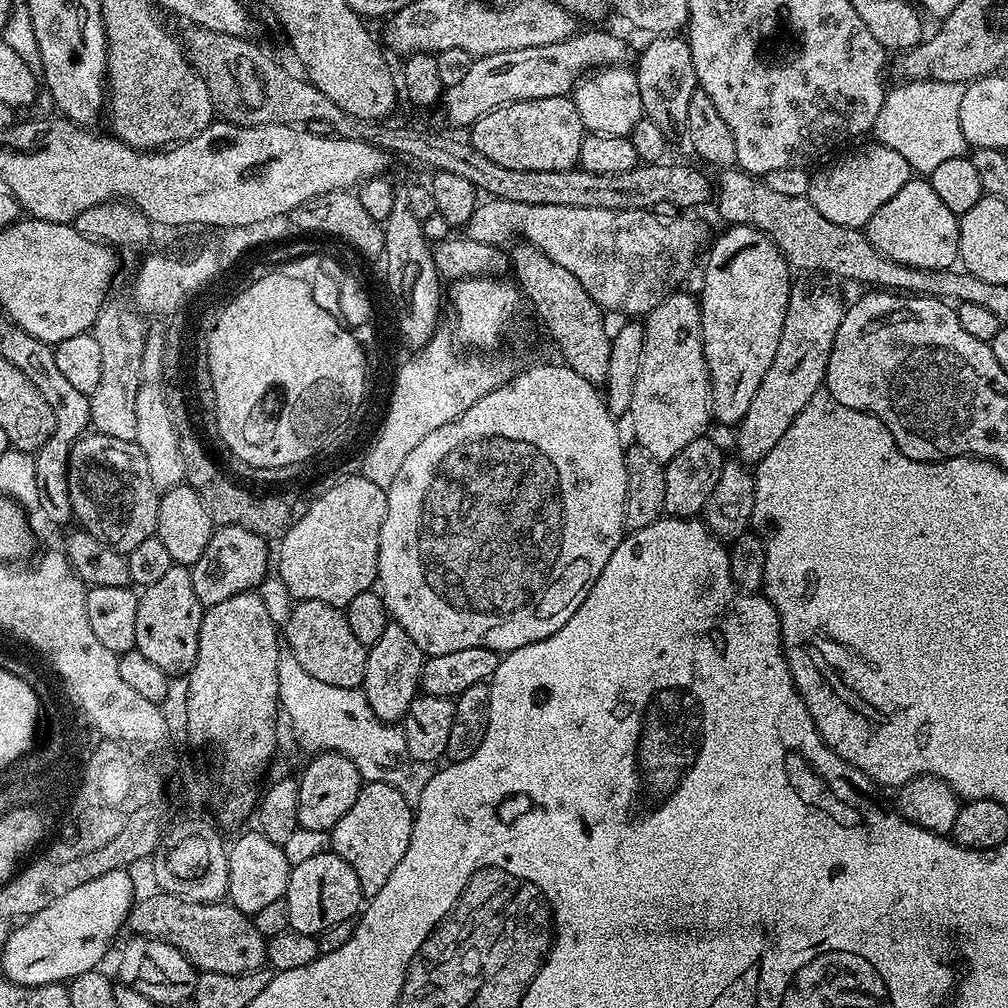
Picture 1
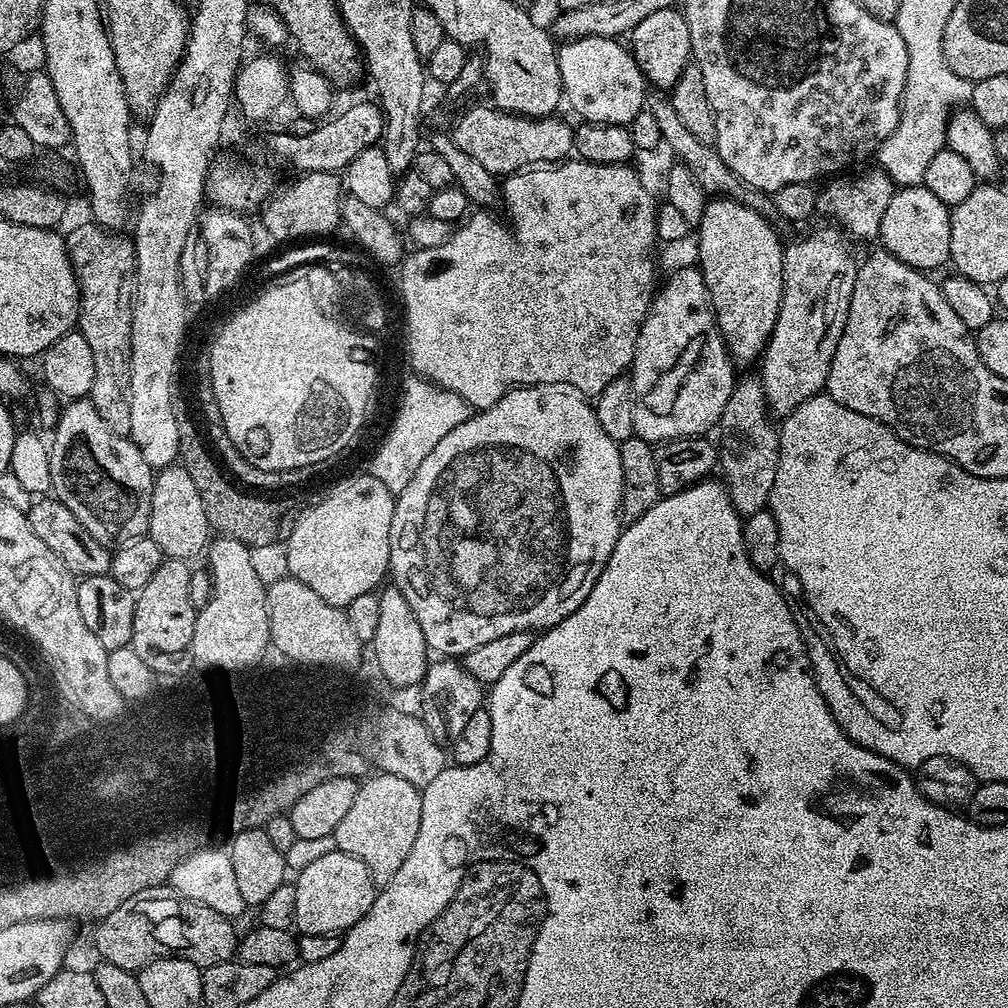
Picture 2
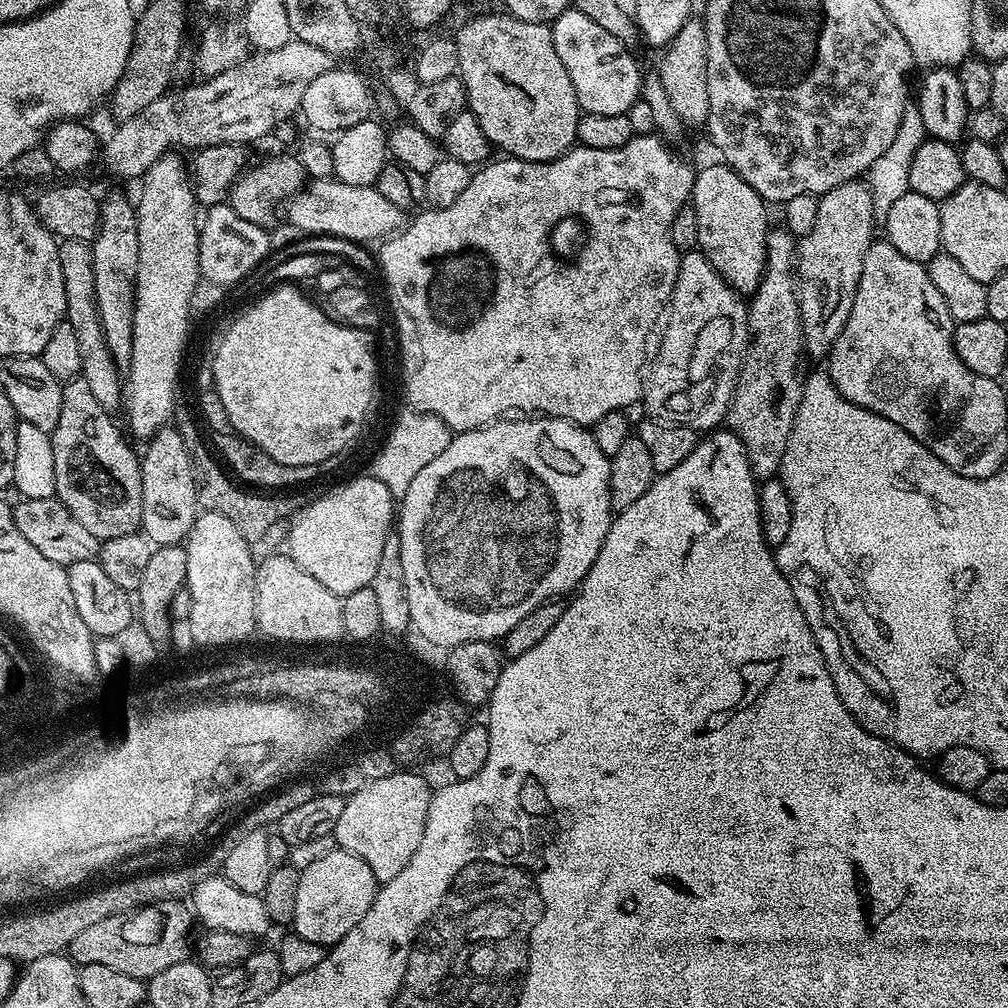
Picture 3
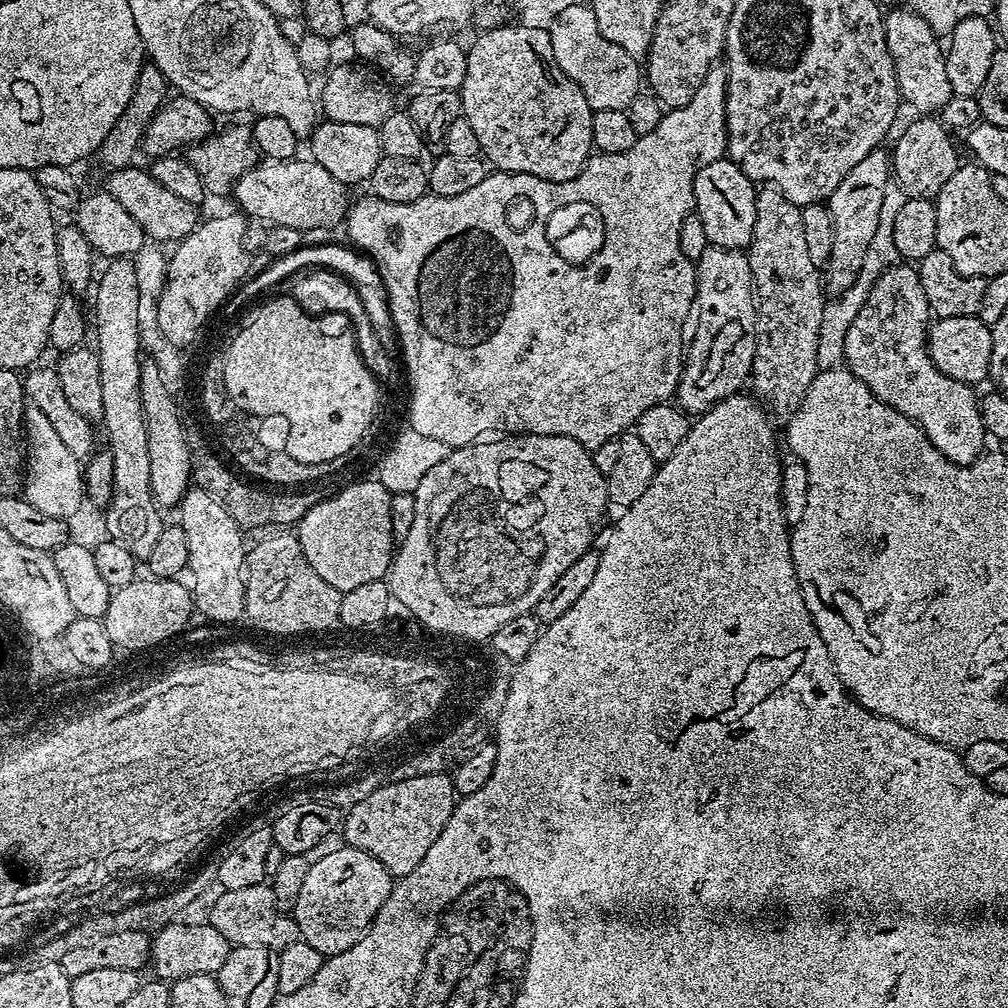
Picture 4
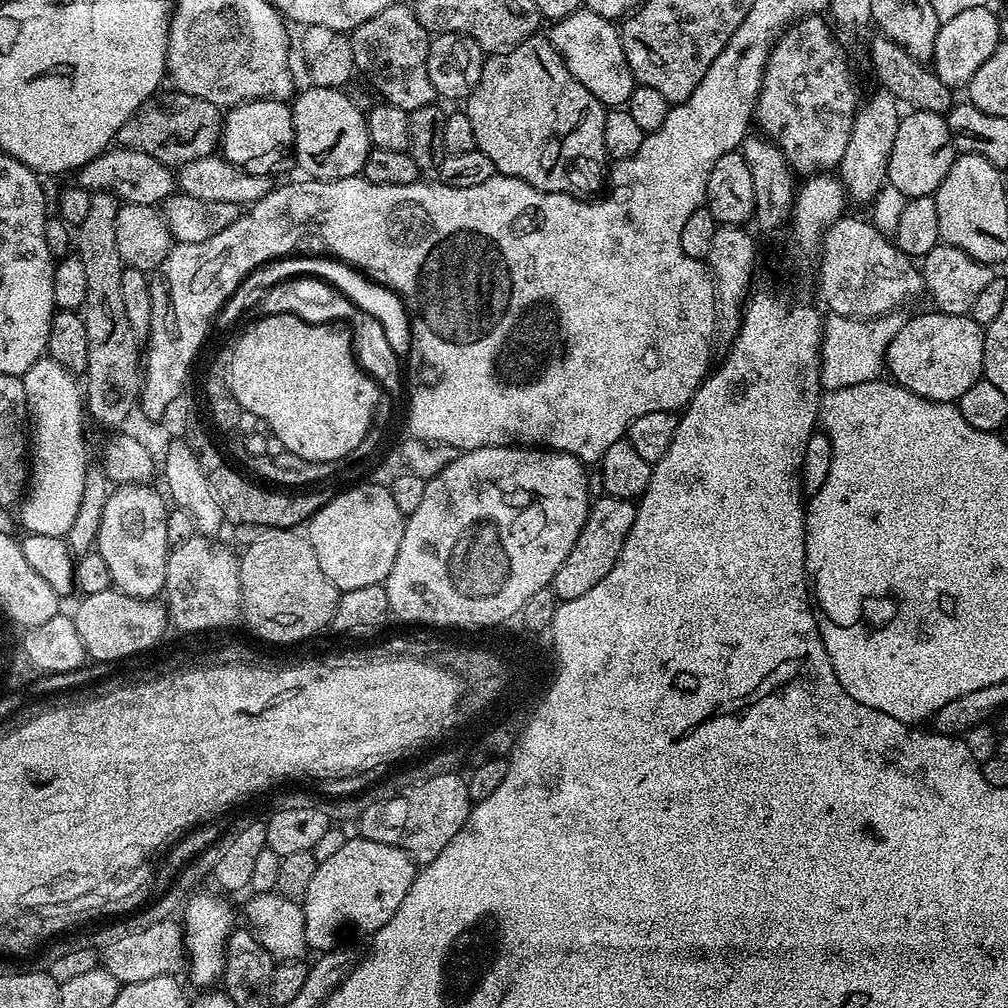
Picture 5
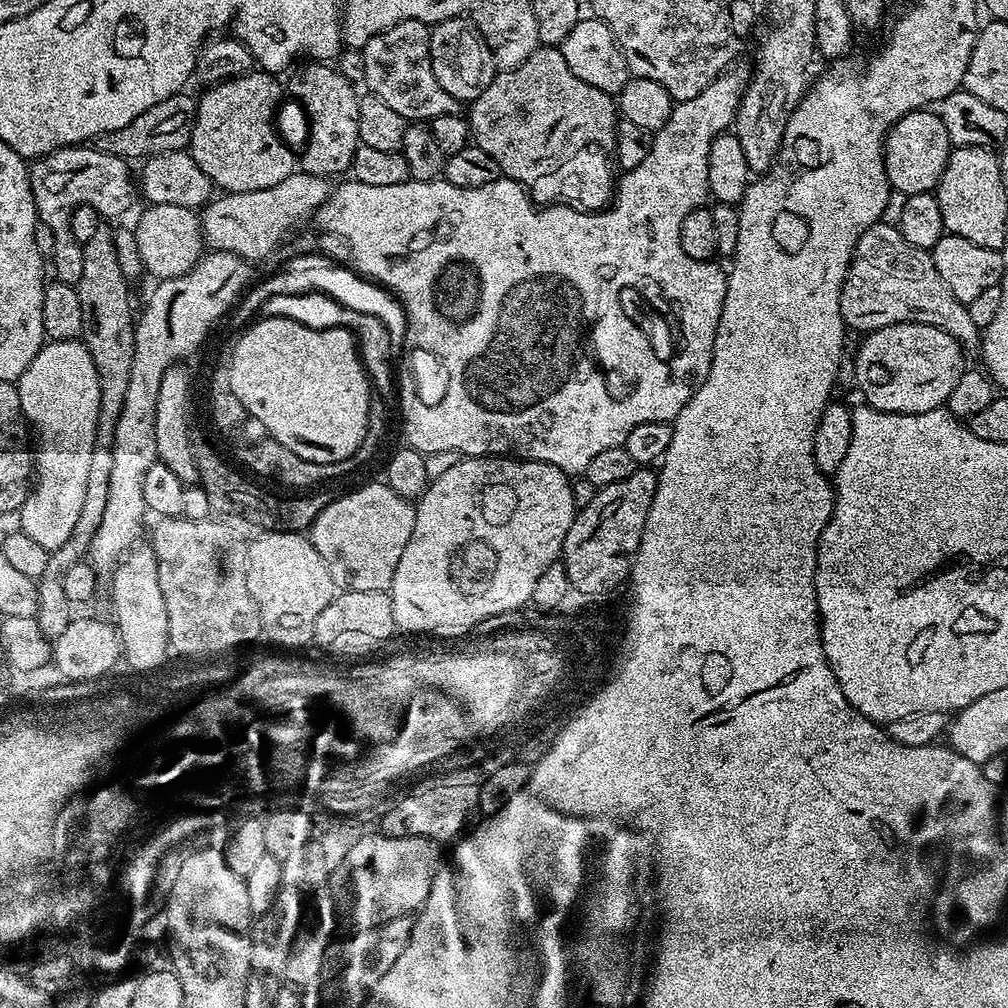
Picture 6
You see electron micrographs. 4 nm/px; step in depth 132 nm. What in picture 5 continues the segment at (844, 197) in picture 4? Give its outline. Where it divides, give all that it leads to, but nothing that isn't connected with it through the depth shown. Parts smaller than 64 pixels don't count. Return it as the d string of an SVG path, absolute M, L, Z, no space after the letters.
M877 87L872 97L865 99L856 110L850 143L842 162L838 165L838 179L844 185L849 201L857 200L864 206L872 200L888 183L888 163L890 150L894 147L894 134L898 134L898 122L902 115L901 105L885 88Z

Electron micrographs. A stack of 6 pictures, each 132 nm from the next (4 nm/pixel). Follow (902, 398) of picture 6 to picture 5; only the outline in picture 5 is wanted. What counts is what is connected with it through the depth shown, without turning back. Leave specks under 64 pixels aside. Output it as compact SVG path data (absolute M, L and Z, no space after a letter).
M929 310L913 320L908 320L900 329L892 332L892 341L888 346L886 372L895 383L909 388L927 400L937 400L947 404L959 402L962 394L974 386L974 382L982 379L984 374L984 333L985 329L972 320L971 315L959 316Z

